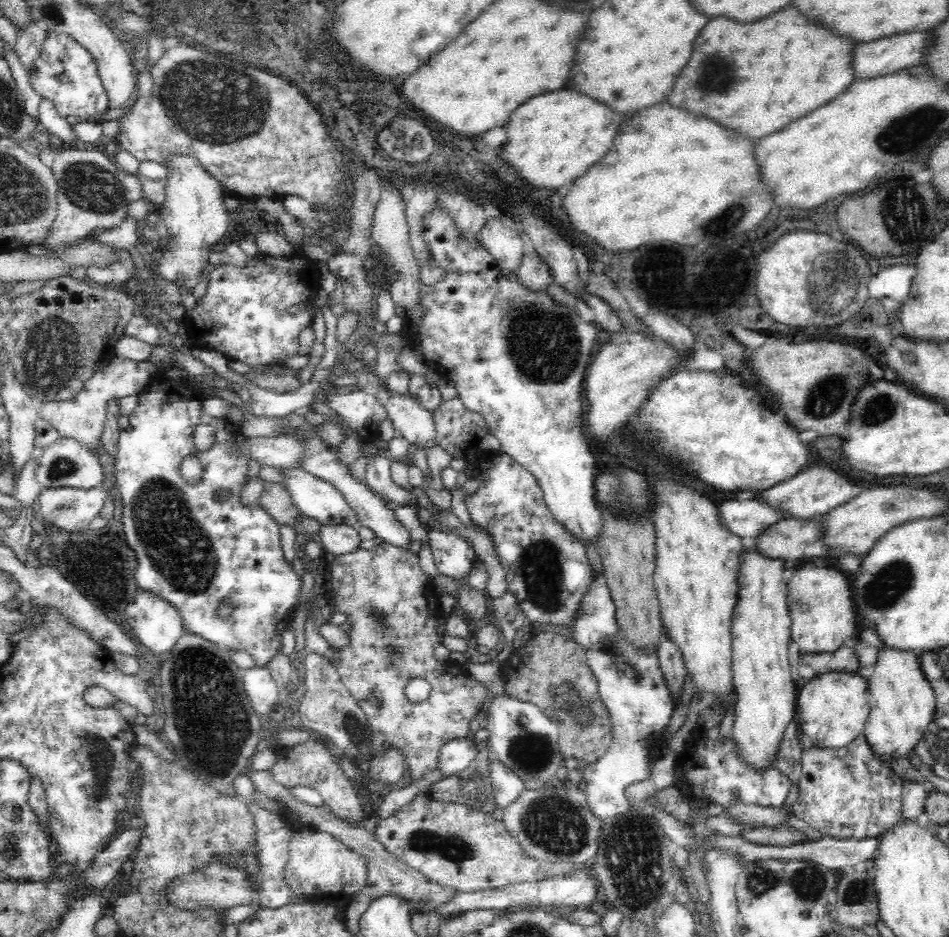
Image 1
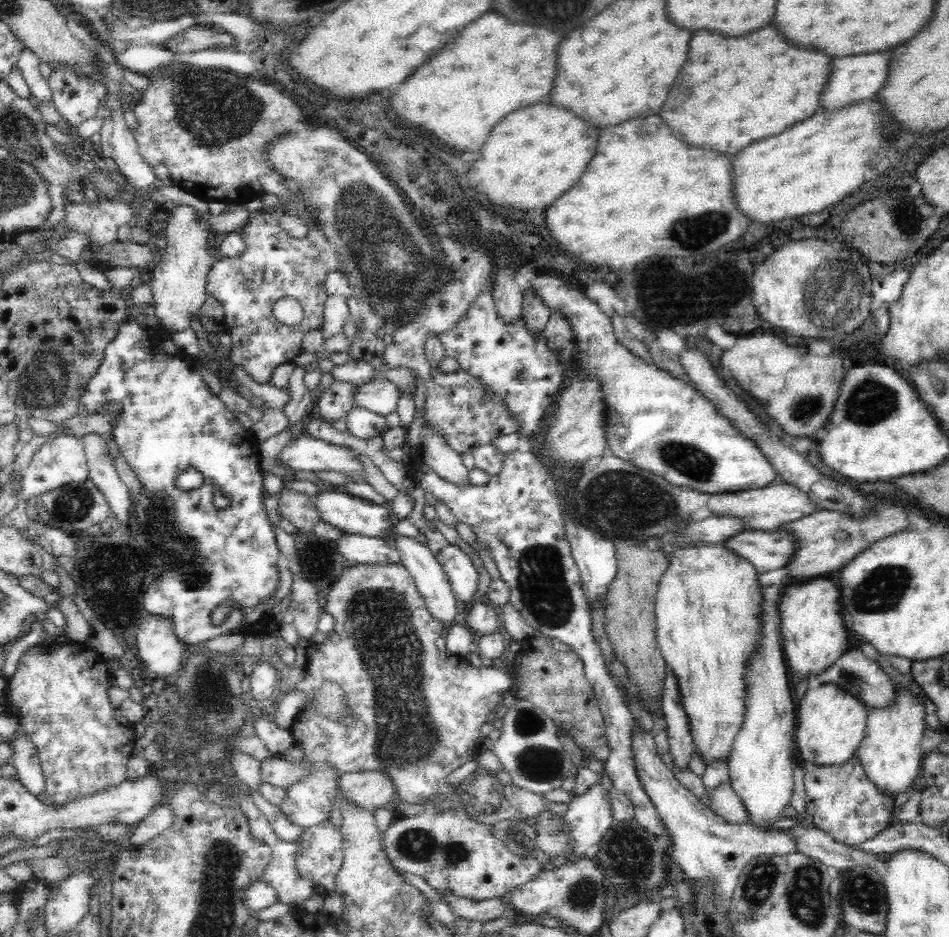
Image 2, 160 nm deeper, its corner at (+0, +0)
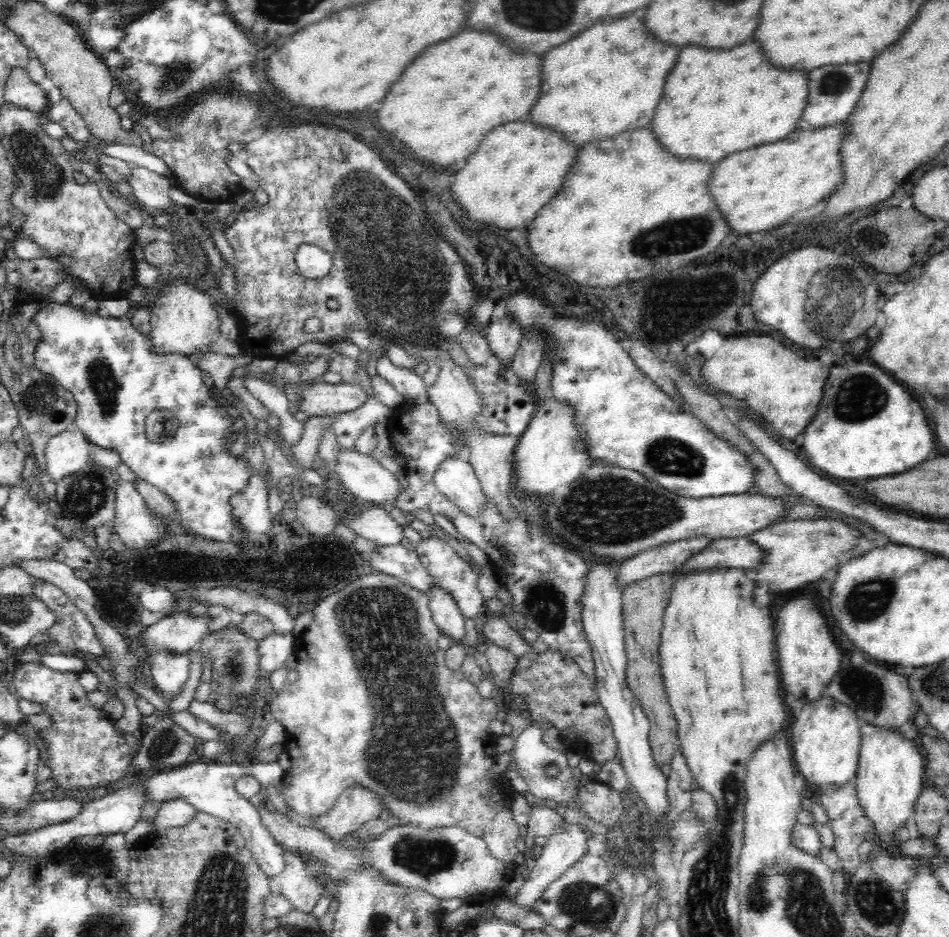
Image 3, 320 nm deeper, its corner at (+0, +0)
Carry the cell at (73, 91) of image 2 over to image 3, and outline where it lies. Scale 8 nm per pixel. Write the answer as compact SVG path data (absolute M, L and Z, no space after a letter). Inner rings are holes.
M62 99L61 102L52 104L45 117L56 122L56 124L60 124L65 130L66 136L72 138L73 141L82 143L83 149L89 146L91 136L89 128L79 113L68 103L68 100Z

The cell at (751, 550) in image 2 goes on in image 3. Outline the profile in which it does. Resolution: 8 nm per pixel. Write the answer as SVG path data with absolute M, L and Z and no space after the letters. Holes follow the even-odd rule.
M748 537L711 540L682 563L680 569L744 568L751 574L762 562L762 556L762 549Z

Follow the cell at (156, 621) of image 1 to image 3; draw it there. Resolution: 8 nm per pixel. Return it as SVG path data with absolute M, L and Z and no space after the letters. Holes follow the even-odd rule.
M160 649L150 654L149 665L154 690L171 702L182 692L190 676L188 655Z

